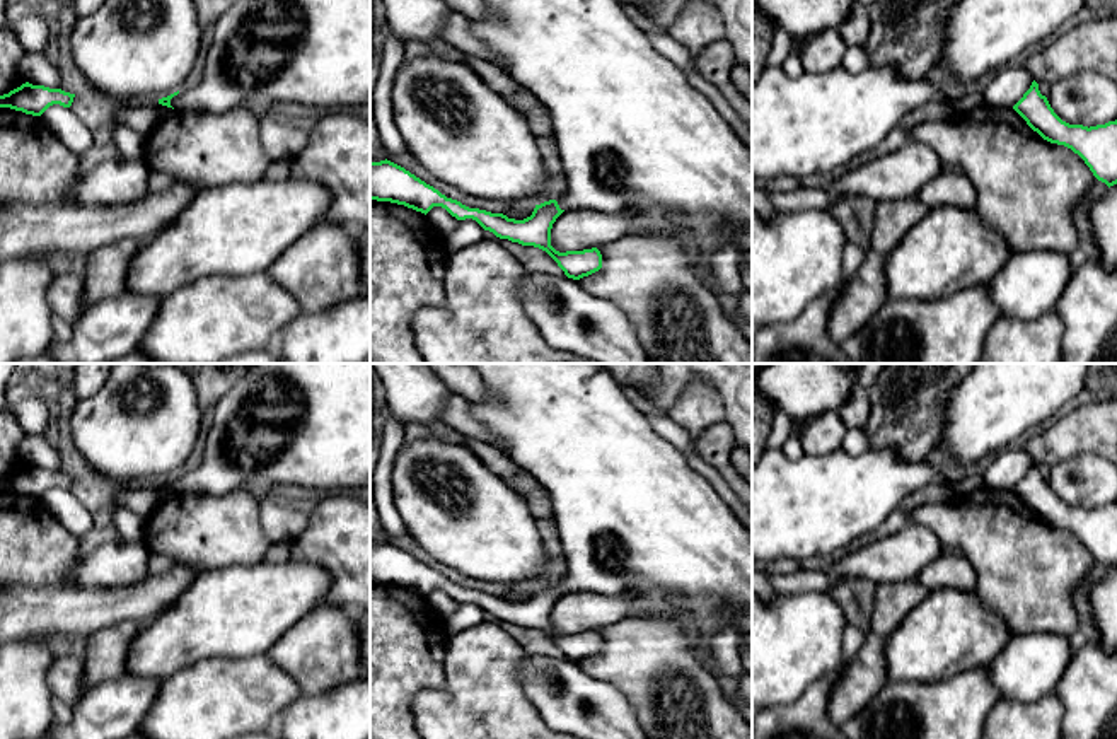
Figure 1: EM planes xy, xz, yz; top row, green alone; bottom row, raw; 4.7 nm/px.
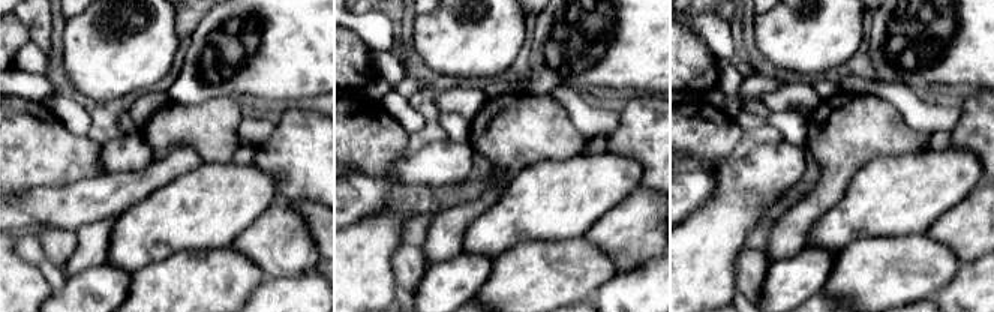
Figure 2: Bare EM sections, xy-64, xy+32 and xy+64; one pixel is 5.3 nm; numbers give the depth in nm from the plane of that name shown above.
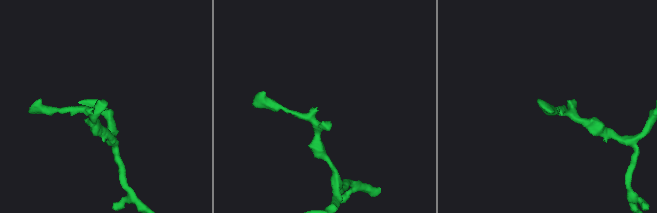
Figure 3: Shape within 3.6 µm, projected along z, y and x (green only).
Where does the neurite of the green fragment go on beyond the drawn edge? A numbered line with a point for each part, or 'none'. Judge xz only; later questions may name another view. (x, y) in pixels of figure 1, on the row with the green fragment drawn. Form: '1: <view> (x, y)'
1: xz (633, 133)

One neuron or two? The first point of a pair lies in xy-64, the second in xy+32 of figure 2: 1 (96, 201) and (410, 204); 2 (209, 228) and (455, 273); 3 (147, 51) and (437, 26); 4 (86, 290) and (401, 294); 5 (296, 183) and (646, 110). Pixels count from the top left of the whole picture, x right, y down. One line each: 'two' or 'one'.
1: one
2: two
3: one
4: two
5: one

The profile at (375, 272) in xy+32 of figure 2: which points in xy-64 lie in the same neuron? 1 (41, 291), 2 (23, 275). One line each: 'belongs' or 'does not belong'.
1: belongs
2: belongs

